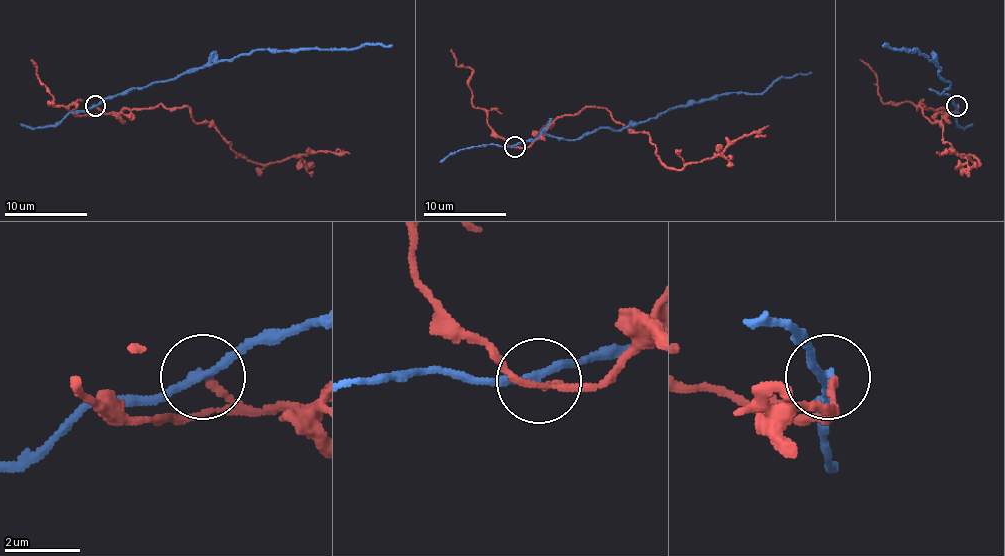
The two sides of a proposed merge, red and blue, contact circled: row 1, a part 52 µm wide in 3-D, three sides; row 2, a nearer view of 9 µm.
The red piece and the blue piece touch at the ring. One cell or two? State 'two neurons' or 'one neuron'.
two neurons

